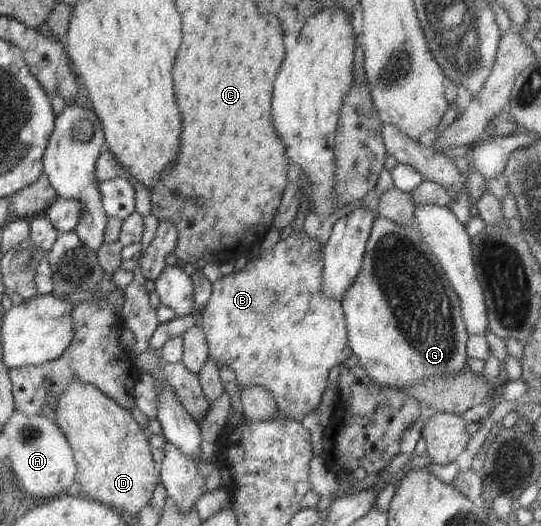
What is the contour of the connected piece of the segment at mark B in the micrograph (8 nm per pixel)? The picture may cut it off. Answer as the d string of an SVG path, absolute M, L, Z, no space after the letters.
M303 231L292 232L287 238L280 239L275 244L272 251L260 252L247 262L246 266L238 272L232 273L219 278L212 284L212 293L207 301L205 307L202 308L201 316L201 330L204 332L209 356L216 362L219 370L223 364L229 365L233 372L235 372L239 390L243 387L262 386L266 388L275 399L279 411L285 411L291 418L300 421L307 413L317 409L321 402L321 396L325 388L328 386L327 378L329 370L339 363L343 363L353 356L352 348L348 341L347 325L345 322L345 313L342 311L342 306L337 300L327 300L325 294L321 292L323 282L324 269L324 253L322 252L322 245L312 239Z

